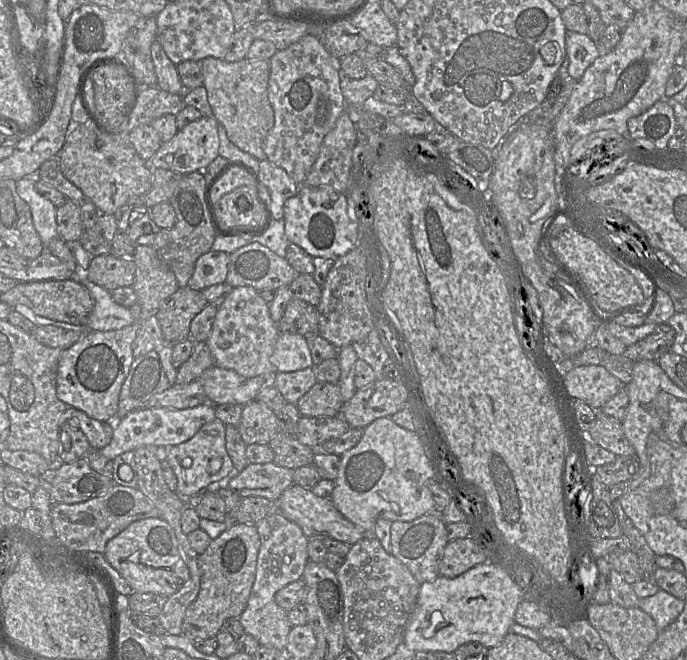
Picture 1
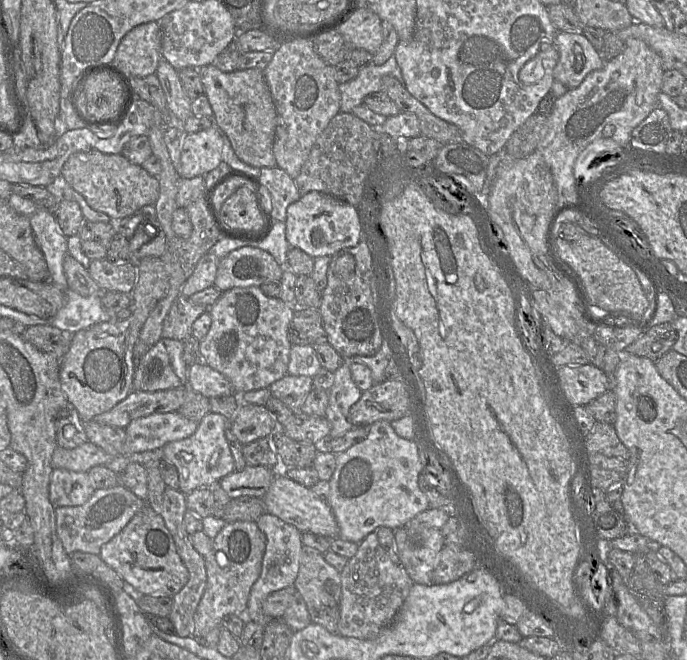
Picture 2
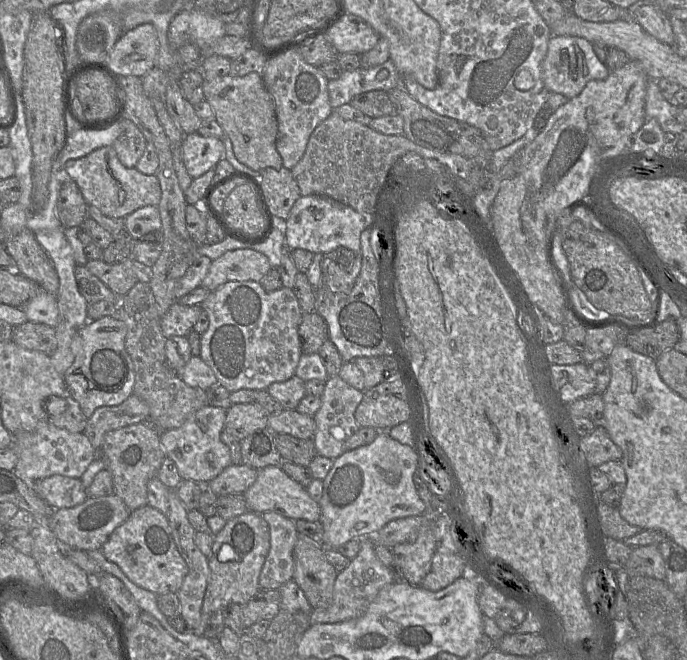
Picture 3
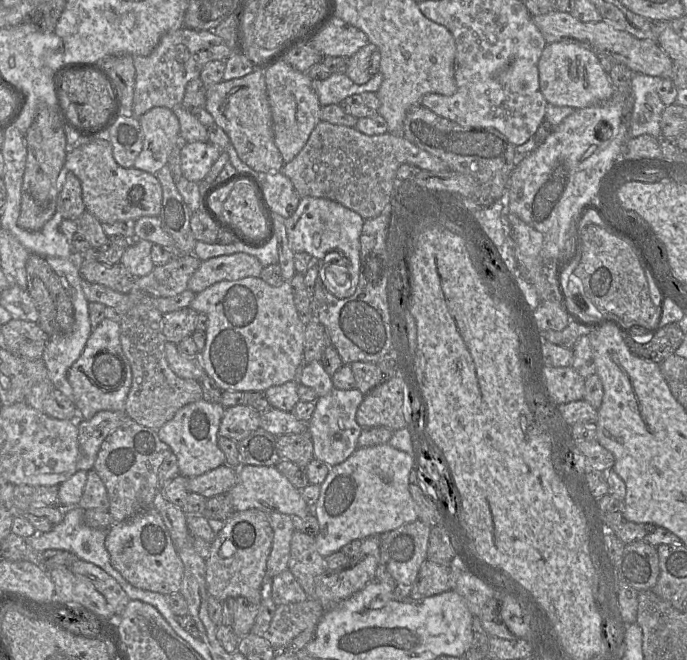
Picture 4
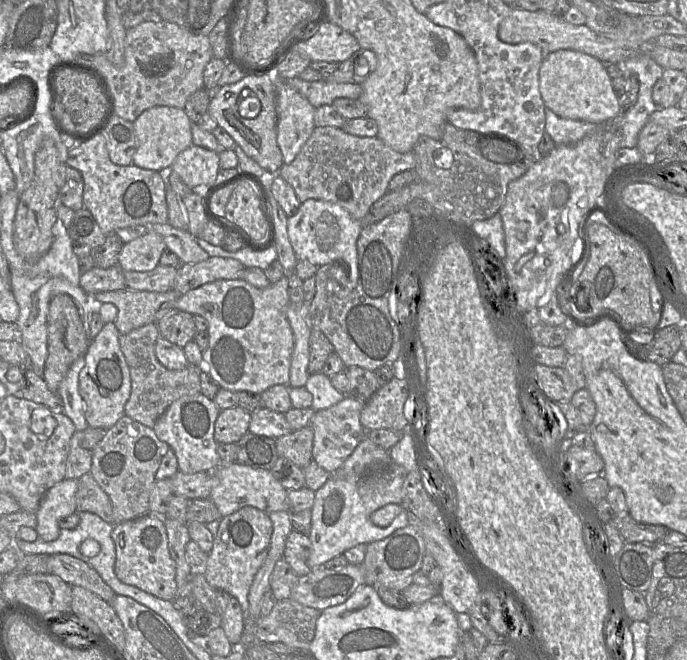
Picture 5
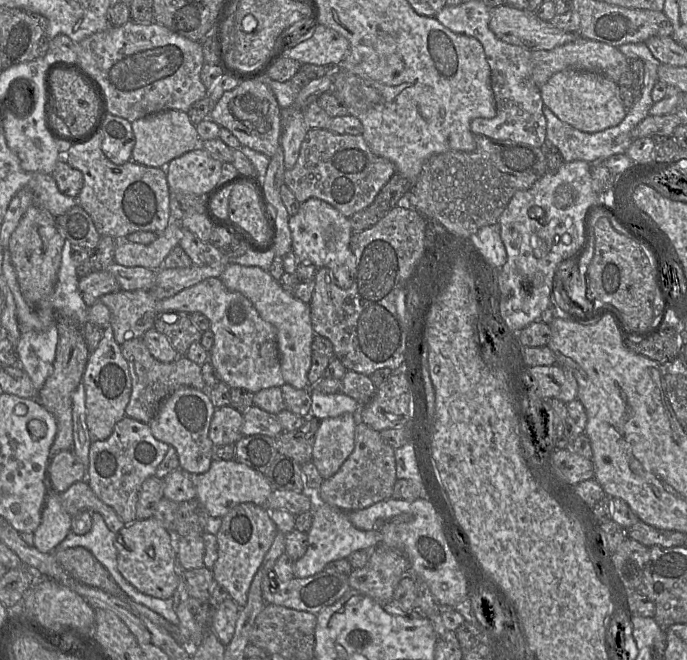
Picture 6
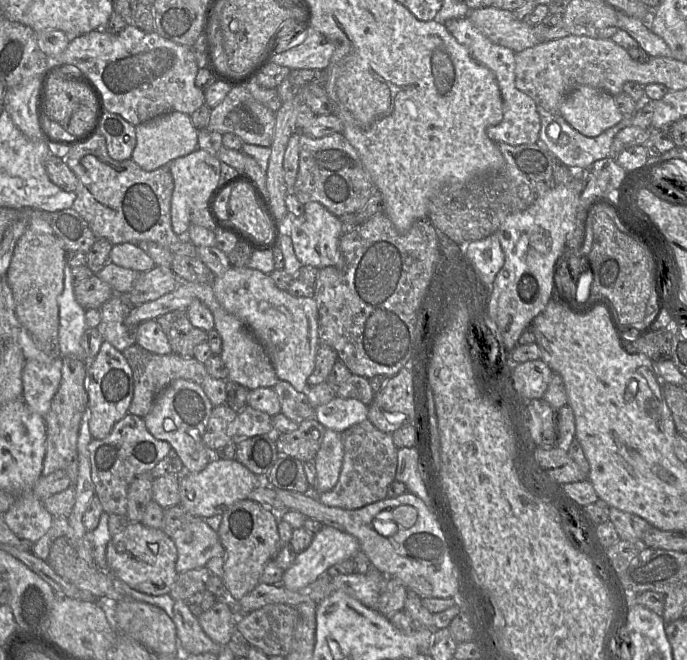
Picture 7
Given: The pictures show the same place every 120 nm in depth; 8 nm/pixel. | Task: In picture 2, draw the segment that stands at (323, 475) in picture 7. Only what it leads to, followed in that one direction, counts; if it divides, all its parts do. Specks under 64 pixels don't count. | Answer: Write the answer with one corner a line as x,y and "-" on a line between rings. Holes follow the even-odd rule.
344,360
334,372
334,383
328,392
325,418
330,423
328,439
334,439
354,428
349,420
349,409
360,399
363,392
352,379
350,361

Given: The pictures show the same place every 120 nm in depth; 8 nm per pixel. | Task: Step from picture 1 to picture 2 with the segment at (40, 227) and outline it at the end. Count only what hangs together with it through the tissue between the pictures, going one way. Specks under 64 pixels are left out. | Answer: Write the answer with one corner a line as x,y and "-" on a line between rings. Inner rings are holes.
11,193
7,202
16,212
29,218
35,241
47,263
49,280
62,290
69,289
63,270
63,259
68,253
67,237
62,233
53,211
15,193

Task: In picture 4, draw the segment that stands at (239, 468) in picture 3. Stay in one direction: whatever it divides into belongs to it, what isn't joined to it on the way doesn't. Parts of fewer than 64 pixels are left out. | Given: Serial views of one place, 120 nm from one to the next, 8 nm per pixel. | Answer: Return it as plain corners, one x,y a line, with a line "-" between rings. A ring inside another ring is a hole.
223,465
205,474
188,479
188,491
205,498
226,494
237,482
238,469

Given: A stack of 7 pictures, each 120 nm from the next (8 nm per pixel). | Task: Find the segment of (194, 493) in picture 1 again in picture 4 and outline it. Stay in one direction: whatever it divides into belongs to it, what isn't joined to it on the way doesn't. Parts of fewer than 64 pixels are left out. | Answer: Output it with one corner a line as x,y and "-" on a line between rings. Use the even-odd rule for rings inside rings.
204,399
190,403
177,411
174,417
158,431
162,442
167,444
178,460
179,473
192,478
226,464
226,457
218,446
219,428
225,407

